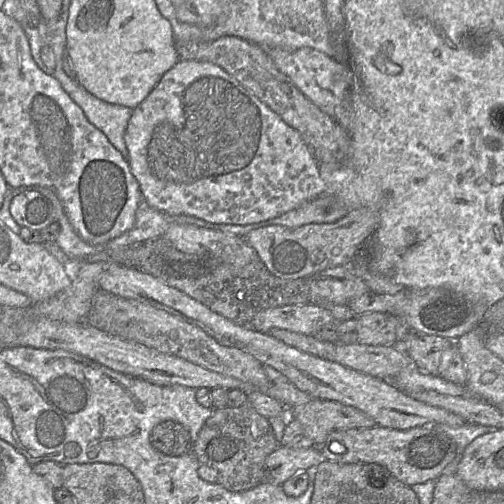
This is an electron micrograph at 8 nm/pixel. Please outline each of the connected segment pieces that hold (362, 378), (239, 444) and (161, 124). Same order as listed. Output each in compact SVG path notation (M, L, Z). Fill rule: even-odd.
M117 264L111 265L98 278L98 287L117 296L148 302L179 315L186 321L203 329L220 343L239 348L251 354L263 366L273 367L283 374L288 381L312 398L337 401L344 405L355 407L373 419L375 425L406 430L427 423L447 427L460 427L467 423L458 414L412 398L399 390L390 381L376 378L332 360L303 352L268 333L259 332L253 328L235 323L181 290L139 269Z
M246 403L238 408L215 409L194 443L194 453L201 464L216 469L217 483L228 490L241 492L264 482L266 458L279 446L268 418Z
M179 60L147 98L133 109L125 135L127 162L147 204L169 215L187 215L218 224L249 224L269 220L318 198L325 189L319 164L300 133L220 66L206 61Z

